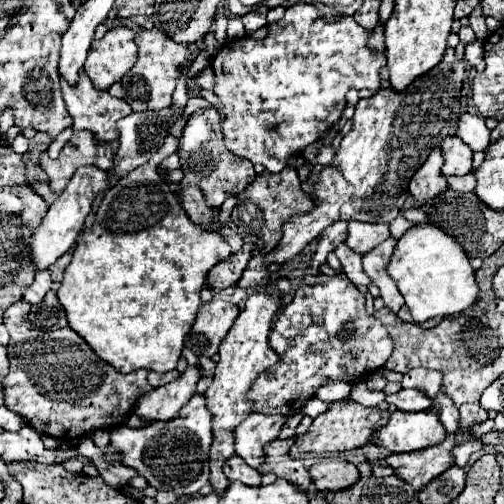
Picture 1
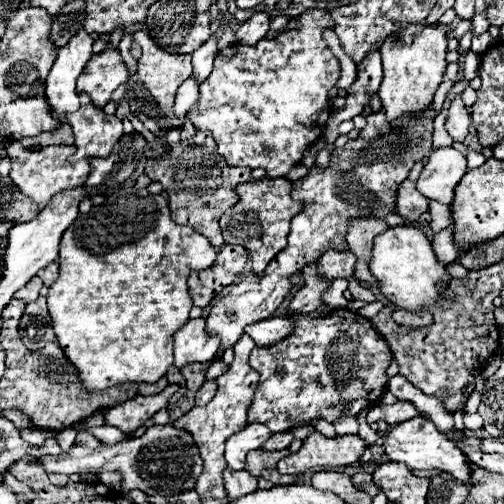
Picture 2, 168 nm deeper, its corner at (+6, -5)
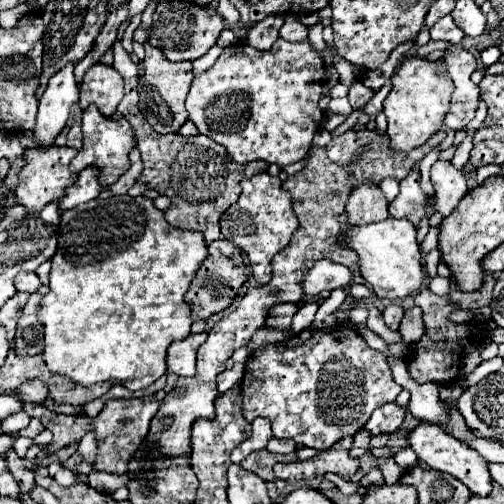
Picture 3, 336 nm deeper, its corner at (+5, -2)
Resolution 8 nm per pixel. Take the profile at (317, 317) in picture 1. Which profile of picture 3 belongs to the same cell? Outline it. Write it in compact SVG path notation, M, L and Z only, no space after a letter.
M349 328L335 330L303 330L281 344L267 344L255 350L247 364L241 380L243 394L243 416L253 422L257 416L269 418L273 424L273 434L277 438L291 438L297 444L305 444L315 450L329 450L339 440L355 436L369 420L369 416L383 404L395 402L403 388L395 384L389 364L383 354L371 350L365 340Z

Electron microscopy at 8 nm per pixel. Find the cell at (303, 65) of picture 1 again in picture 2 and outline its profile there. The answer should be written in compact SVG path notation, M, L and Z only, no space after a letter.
M308 9L296 17L298 27L280 33L276 39L248 47L228 45L218 51L214 69L206 81L200 83L200 97L188 111L190 121L200 131L212 133L218 143L218 153L236 167L262 167L268 177L284 177L296 163L300 163L304 151L314 145L326 127L326 119L332 113L328 91L340 79L340 61L332 55L324 41L324 31L332 29L332 13L328 9Z

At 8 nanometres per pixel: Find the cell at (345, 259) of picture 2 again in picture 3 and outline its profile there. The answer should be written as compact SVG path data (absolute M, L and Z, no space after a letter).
M319 260L313 264L313 268L303 276L301 288L305 296L319 296L323 290L335 290L335 288L347 288L353 282L349 268L341 264L333 264L331 260Z

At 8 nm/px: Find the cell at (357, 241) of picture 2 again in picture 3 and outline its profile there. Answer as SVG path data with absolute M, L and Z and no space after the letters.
M363 180L361 184L357 184L347 200L347 214L349 224L367 224L389 218L387 198L381 192L379 184L373 184L371 180Z

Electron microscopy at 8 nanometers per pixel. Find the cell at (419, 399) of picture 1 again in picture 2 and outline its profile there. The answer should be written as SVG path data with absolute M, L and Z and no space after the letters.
M396 401L394 405L372 407L372 411L368 413L368 423L376 423L376 421L384 419L388 425L394 425L394 423L402 423L406 419L412 419L416 415L420 415L420 411L416 411L416 407L412 407L412 403Z

